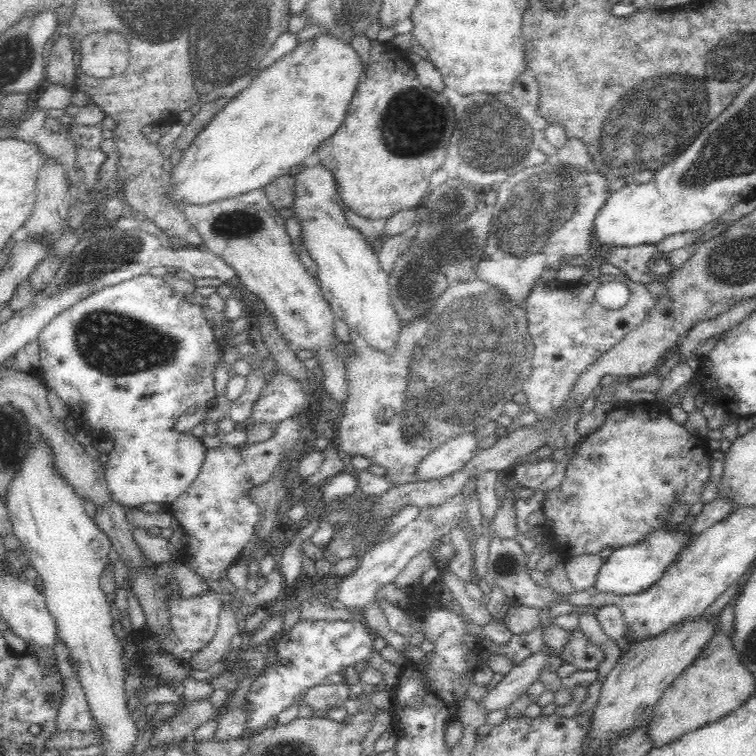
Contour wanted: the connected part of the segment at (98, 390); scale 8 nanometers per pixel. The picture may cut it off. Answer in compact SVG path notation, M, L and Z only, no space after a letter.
M146 273L93 292L90 297L84 298L84 301L64 310L42 330L37 341L42 381L68 404L70 415L77 421L80 429L85 430L91 438L110 438L114 442L113 449L109 452L110 459L105 462L104 467L105 479L112 498L126 507L140 507L147 502L170 506L173 500L176 500L192 484L192 481L200 472L200 466L204 462L204 454L207 451L202 446L200 438L191 436L189 433L175 432L173 430L174 425L179 420L178 417L188 412L190 408L212 408L214 404L216 405L218 396L214 385L213 371L217 366L223 364L221 361L223 350L219 341L216 340L216 336L214 336L214 330L208 325L208 320L206 320L202 308L196 306L196 304L190 304L183 294L171 289L162 277Z

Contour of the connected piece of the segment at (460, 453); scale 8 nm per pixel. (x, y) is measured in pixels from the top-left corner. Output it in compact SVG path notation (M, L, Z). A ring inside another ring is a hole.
M464 433L452 438L452 441L446 442L425 456L416 466L414 476L418 481L426 482L458 472L474 456L474 452L479 450L477 441L472 433Z

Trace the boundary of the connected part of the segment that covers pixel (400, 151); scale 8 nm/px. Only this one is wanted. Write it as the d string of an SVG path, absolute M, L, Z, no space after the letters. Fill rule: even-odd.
M373 40L371 42L369 66L364 73L363 80L357 84L352 100L348 102L348 110L344 114L344 120L340 122L340 126L338 126L338 129L336 129L336 132L330 138L326 138L326 140L320 143L315 153L319 156L320 164L326 167L332 173L332 177L335 178L336 192L340 195L340 199L342 199L345 206L351 208L356 214L365 216L371 220L378 220L378 218L387 219L399 210L417 207L422 197L430 191L430 176L432 176L432 172L443 166L455 126L455 107L450 105L448 98L445 98L442 93L432 91L432 89L421 84L414 69L408 67L408 63L404 64L403 51L391 44L379 43L377 40Z

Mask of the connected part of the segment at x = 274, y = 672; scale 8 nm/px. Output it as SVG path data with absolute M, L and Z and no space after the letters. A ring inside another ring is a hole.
M360 620L351 621L298 621L277 644L277 662L254 679L245 696L248 716L244 735L250 736L266 728L274 716L293 709L300 692L322 683L340 668L355 666L366 660L376 635Z

